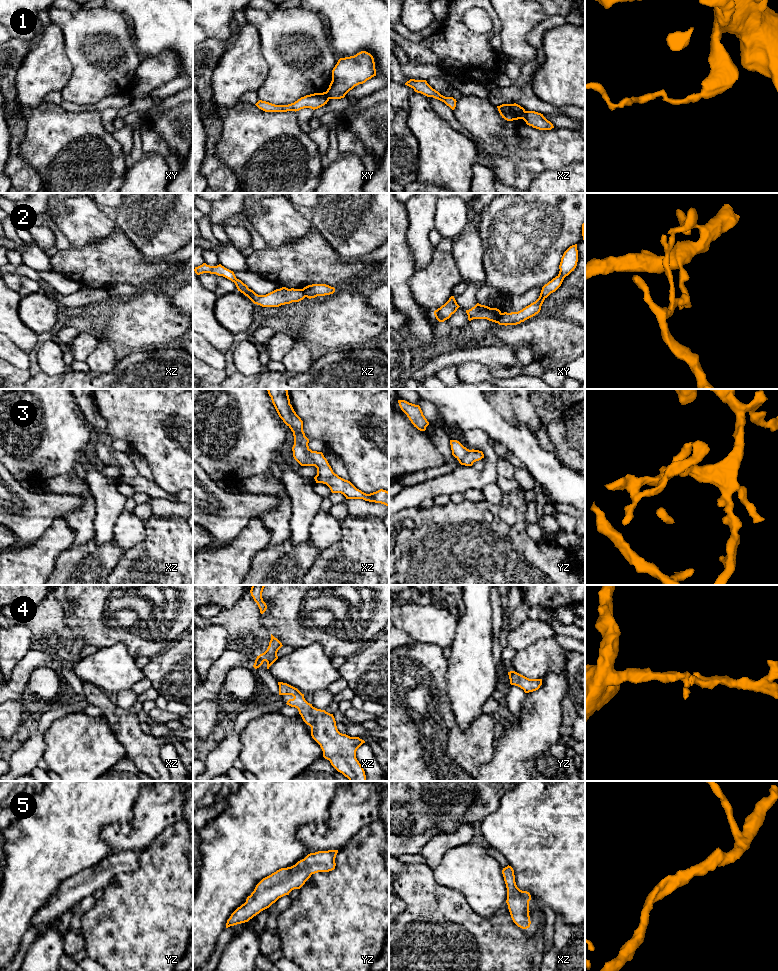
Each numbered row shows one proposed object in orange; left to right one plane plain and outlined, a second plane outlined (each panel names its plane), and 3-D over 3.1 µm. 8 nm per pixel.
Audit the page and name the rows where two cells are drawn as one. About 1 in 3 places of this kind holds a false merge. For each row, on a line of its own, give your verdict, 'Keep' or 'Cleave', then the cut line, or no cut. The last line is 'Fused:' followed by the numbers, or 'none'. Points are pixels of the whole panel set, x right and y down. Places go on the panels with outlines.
1: Cleave. Split along xz (525, 111), (522, 118)
2: Cleave. Split along xy (502, 313), (496, 322)
3: Keep. No split
4: Keep. No split
5: Keep. No split
Fused: 1, 2

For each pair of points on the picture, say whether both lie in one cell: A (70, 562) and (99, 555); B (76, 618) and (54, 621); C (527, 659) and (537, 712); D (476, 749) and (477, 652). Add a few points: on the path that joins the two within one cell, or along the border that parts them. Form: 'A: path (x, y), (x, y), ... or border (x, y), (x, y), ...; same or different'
A: path (77, 562), (92, 562); same
B: border (64, 614), (66, 624), (75, 633); different
C: border (562, 670), (558, 673), (548, 672), (540, 678); different
D: border (483, 713), (466, 732), (453, 715); different

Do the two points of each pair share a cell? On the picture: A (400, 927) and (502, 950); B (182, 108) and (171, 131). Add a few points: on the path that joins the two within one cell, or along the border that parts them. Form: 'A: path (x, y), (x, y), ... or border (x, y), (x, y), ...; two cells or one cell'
A: path (425, 932), (445, 932), (452, 939), (477, 940); one cell
B: path (176, 114), (171, 119), (171, 125); one cell

